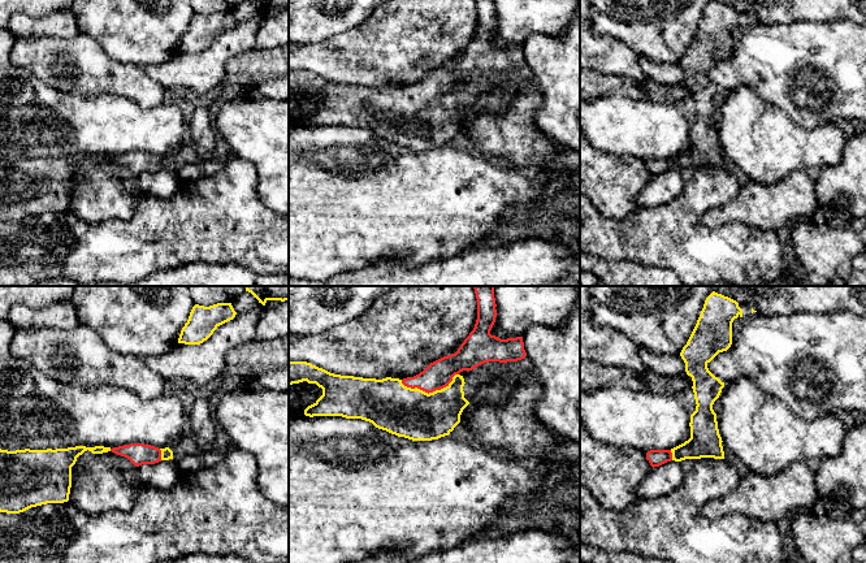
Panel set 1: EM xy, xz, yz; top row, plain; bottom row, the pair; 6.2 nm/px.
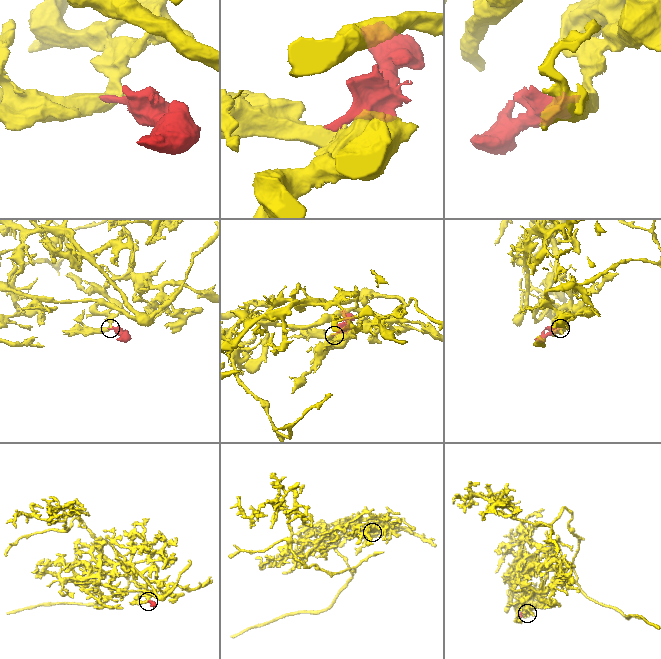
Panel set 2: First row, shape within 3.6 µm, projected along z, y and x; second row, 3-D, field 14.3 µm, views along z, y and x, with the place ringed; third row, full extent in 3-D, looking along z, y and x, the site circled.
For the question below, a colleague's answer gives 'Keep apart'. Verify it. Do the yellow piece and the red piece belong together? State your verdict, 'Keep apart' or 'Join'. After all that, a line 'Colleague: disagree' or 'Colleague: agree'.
Join
Colleague: disagree

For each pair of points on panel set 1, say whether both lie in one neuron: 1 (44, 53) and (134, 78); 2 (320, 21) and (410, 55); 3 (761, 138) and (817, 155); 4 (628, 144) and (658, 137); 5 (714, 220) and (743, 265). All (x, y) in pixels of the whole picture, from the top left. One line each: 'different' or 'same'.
1: same
2: different
3: same
4: same
5: different

